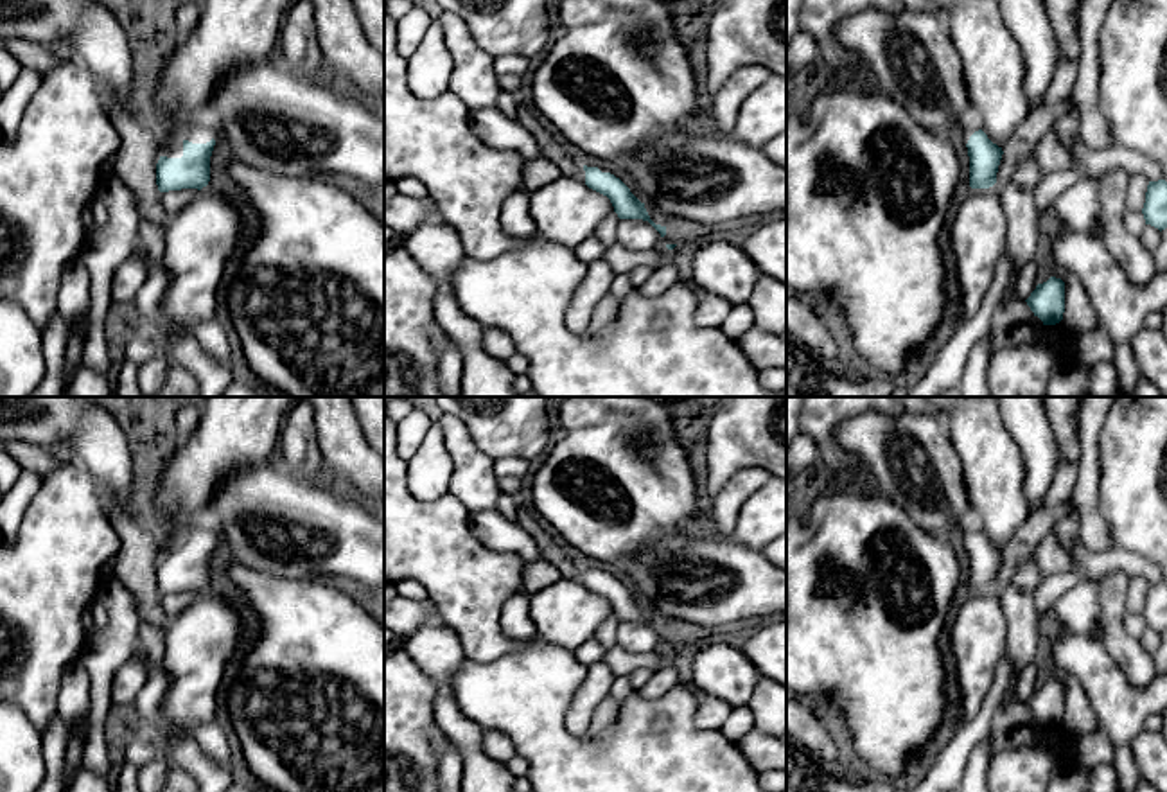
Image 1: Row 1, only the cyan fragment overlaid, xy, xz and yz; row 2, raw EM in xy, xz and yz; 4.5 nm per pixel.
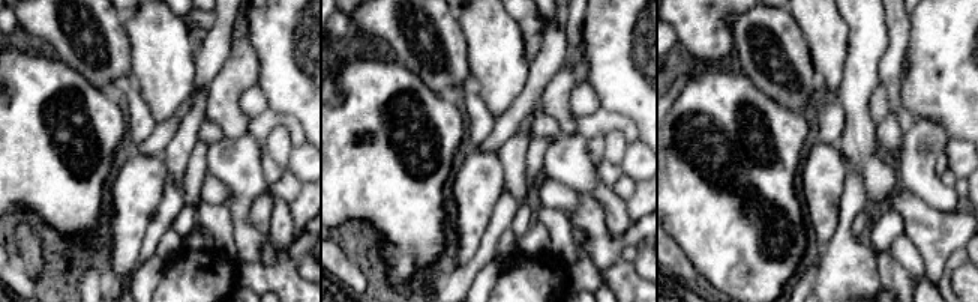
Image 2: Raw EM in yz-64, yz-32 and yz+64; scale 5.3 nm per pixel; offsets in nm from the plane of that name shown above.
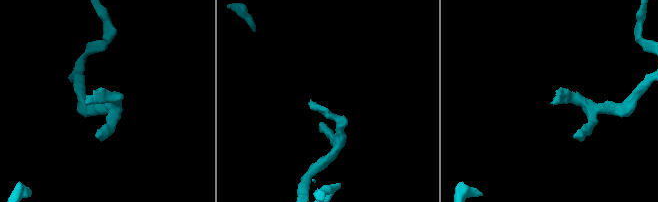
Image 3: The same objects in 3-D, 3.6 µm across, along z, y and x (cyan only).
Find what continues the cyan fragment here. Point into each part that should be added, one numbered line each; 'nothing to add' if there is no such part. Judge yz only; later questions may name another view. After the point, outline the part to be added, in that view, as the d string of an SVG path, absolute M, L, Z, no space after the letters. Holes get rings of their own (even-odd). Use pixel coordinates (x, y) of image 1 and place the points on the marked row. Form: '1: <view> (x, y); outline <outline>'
1: yz (970, 121); outline M970 106L966 108L959 119L957 119L957 126L962 131L962 142L968 144L970 136L982 129L982 115L977 108Z

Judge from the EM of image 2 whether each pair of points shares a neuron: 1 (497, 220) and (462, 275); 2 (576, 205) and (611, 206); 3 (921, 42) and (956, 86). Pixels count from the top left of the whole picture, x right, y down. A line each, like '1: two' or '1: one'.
1: one
2: two
3: one

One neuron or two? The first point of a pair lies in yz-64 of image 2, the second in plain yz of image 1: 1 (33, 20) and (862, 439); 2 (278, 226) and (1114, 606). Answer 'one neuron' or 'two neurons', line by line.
1: one neuron
2: one neuron

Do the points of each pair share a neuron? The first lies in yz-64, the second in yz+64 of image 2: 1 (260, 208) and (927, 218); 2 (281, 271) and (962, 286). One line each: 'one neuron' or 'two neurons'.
1: one neuron
2: one neuron

